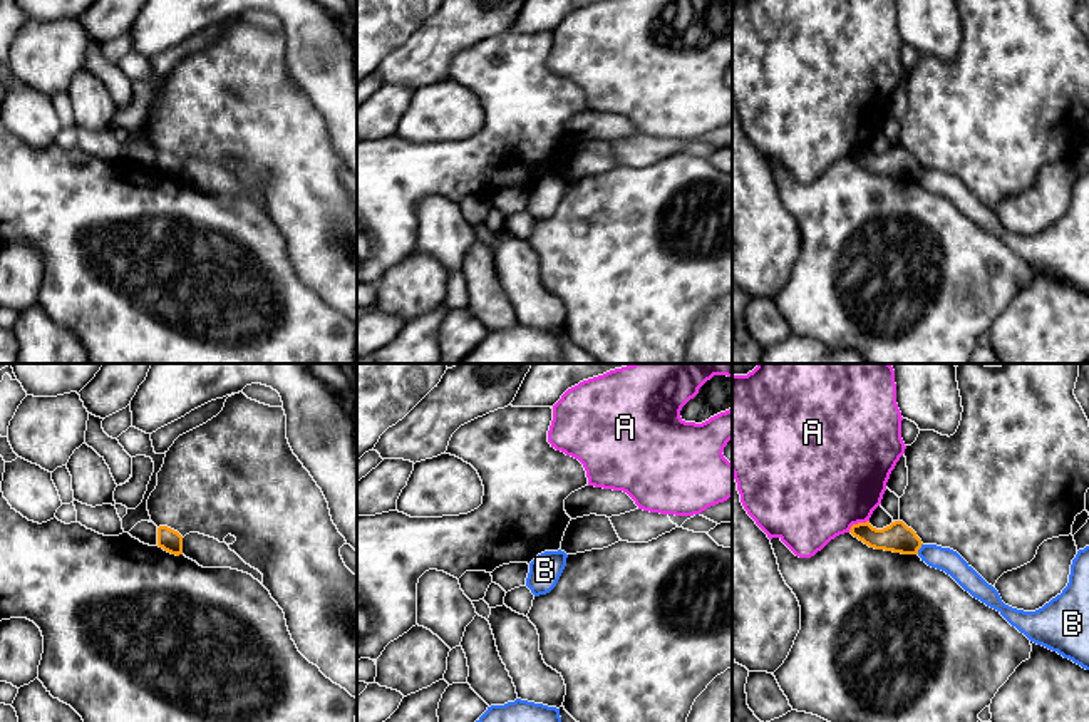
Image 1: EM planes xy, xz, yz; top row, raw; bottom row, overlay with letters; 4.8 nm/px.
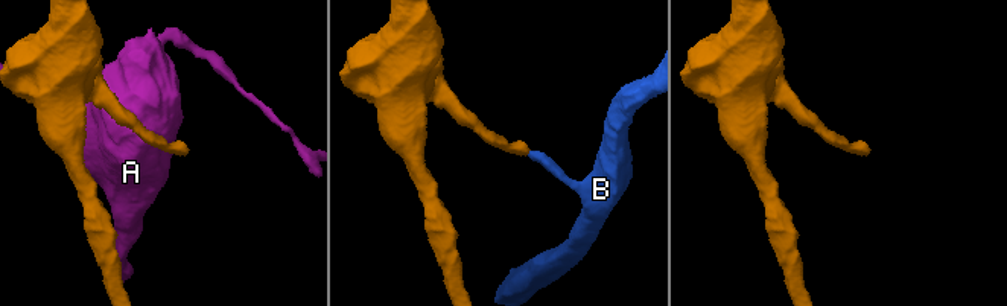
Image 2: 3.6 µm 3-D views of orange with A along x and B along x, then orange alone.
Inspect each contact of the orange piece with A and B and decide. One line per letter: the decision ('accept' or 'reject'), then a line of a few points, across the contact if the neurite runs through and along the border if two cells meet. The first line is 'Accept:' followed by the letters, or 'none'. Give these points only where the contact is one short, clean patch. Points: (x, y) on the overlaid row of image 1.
Accept: none
A: reject
B: reject; line yz (922, 543), (917, 553)

